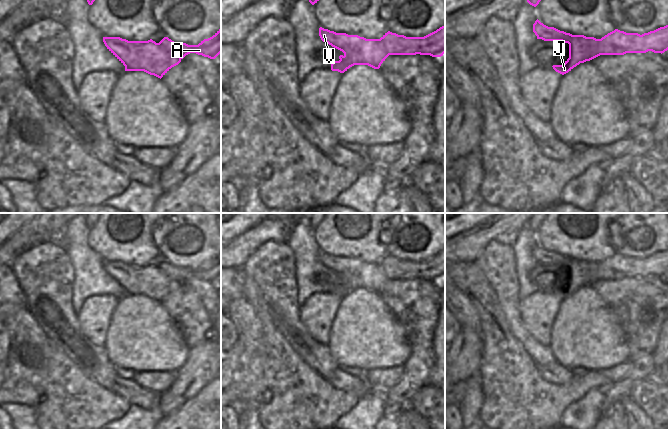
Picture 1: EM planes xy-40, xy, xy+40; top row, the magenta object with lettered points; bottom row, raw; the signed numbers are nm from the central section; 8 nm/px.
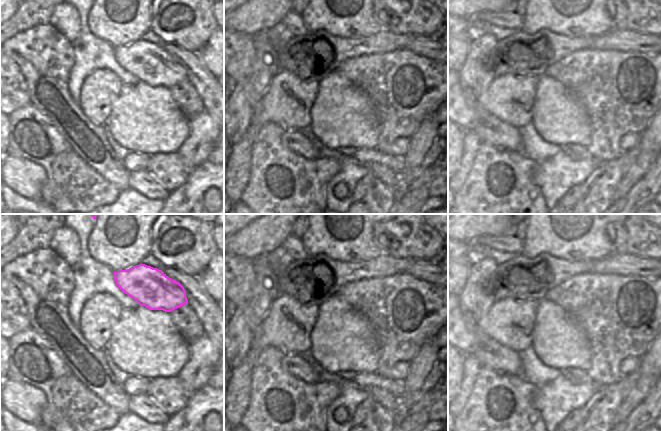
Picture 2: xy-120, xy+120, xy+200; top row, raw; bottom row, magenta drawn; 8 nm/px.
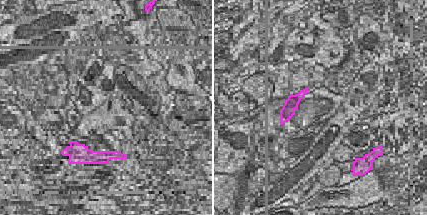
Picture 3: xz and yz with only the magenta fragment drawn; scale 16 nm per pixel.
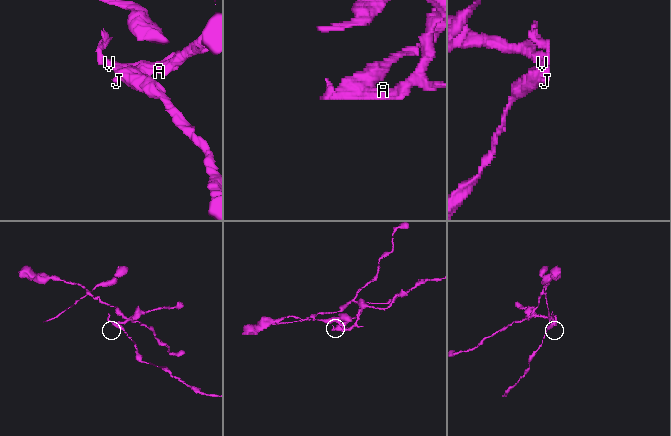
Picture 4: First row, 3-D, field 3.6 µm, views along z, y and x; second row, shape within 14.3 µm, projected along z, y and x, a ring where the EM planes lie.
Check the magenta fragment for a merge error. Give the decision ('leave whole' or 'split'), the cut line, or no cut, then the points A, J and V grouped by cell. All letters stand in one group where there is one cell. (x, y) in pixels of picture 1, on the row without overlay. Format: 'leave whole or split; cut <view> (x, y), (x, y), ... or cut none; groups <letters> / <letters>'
split; cut xy-40 (159, 266), (180, 283); groups A / J V

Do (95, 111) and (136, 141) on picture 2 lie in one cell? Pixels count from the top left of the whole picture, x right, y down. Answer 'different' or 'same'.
different

